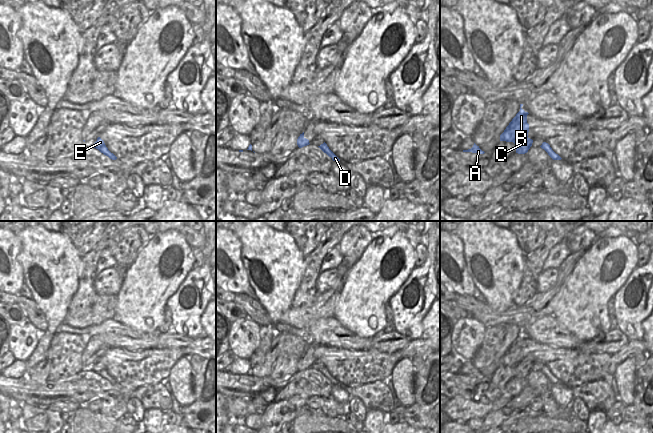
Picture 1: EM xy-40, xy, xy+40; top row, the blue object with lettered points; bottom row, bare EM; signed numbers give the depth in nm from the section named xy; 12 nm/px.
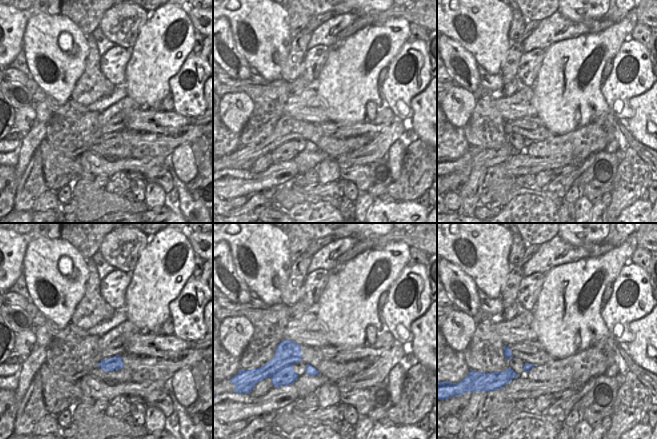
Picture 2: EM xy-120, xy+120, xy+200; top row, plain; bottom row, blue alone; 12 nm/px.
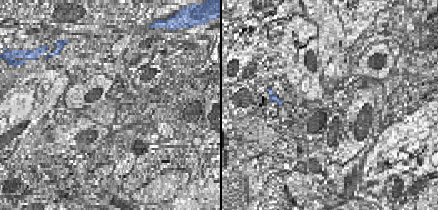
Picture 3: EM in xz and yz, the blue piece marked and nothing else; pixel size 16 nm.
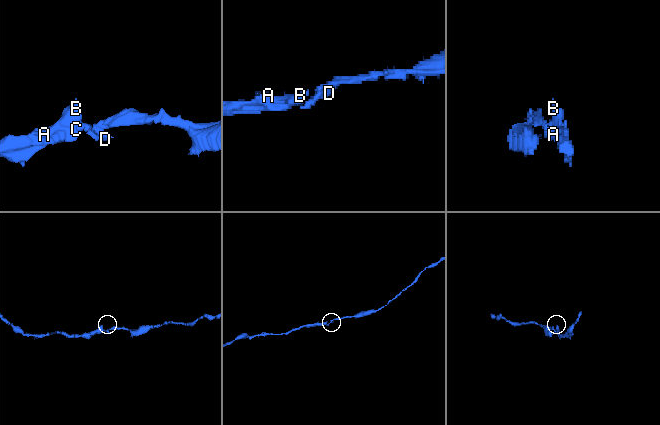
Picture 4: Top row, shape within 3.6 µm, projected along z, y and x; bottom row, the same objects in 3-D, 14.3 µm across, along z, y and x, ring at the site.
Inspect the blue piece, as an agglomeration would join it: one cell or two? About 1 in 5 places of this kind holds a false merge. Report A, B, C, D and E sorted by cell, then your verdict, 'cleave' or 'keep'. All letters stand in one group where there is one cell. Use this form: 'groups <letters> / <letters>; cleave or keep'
groups A B C D E; keep

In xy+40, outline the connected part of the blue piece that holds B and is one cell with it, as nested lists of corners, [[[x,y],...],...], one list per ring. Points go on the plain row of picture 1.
[[[520,328],[520,335],[516,338],[504,356],[500,359],[500,365],[513,366],[515,368],[516,377],[518,378],[527,377],[533,367],[533,364],[528,361],[529,348],[527,347],[527,339],[529,337],[525,336],[521,332],[522,330],[523,328]]]

